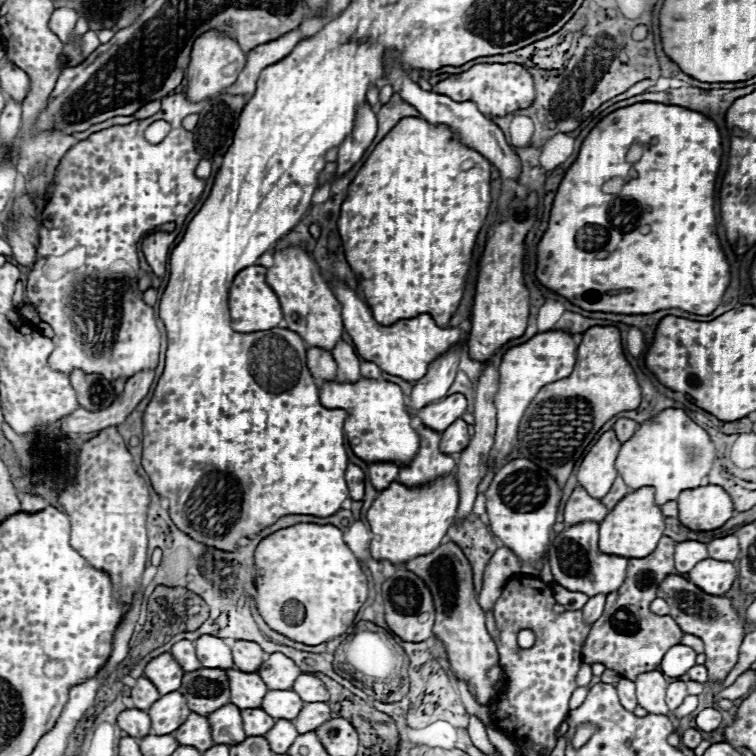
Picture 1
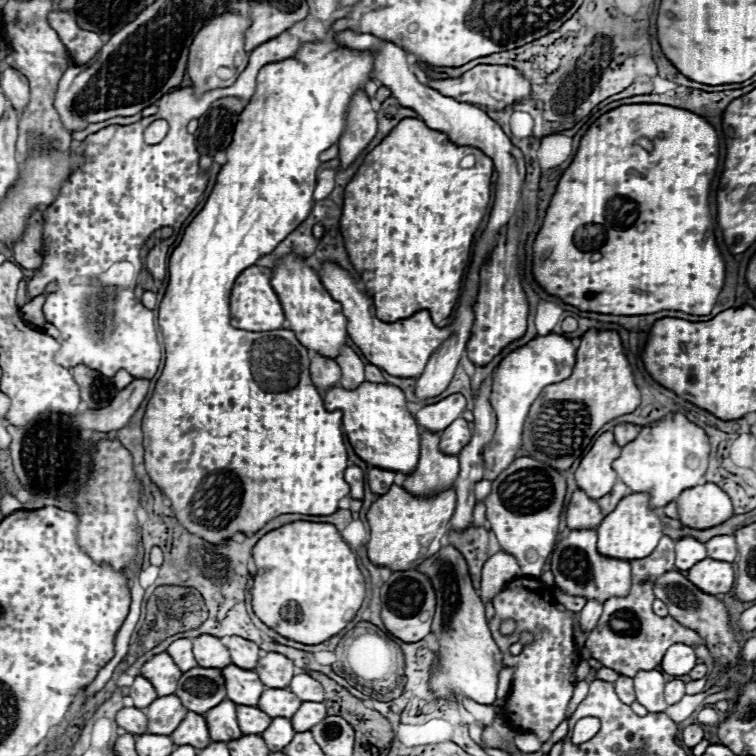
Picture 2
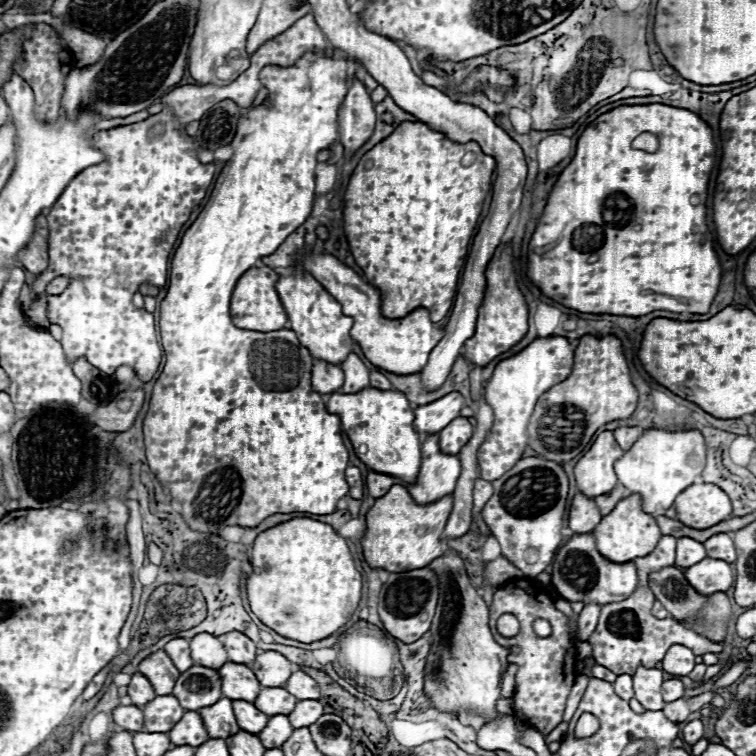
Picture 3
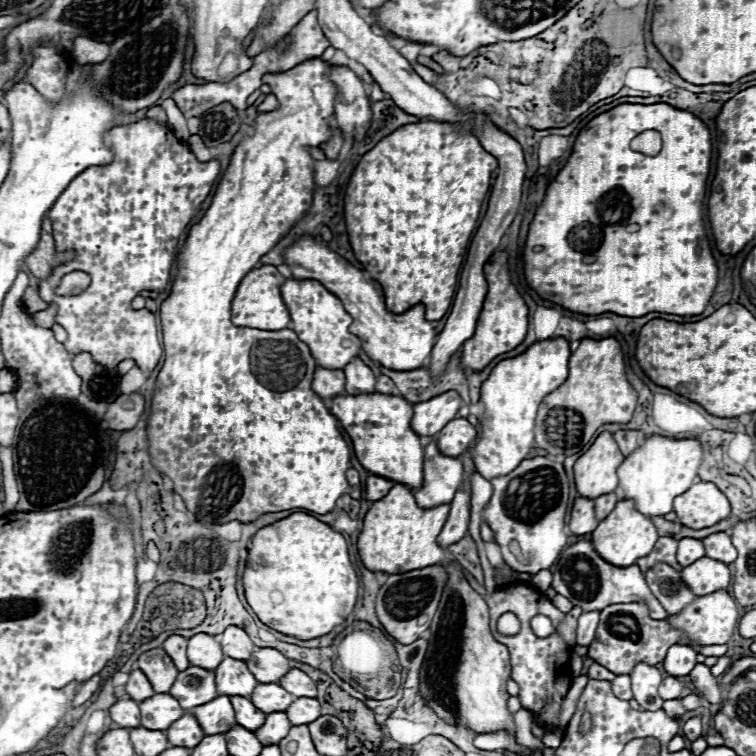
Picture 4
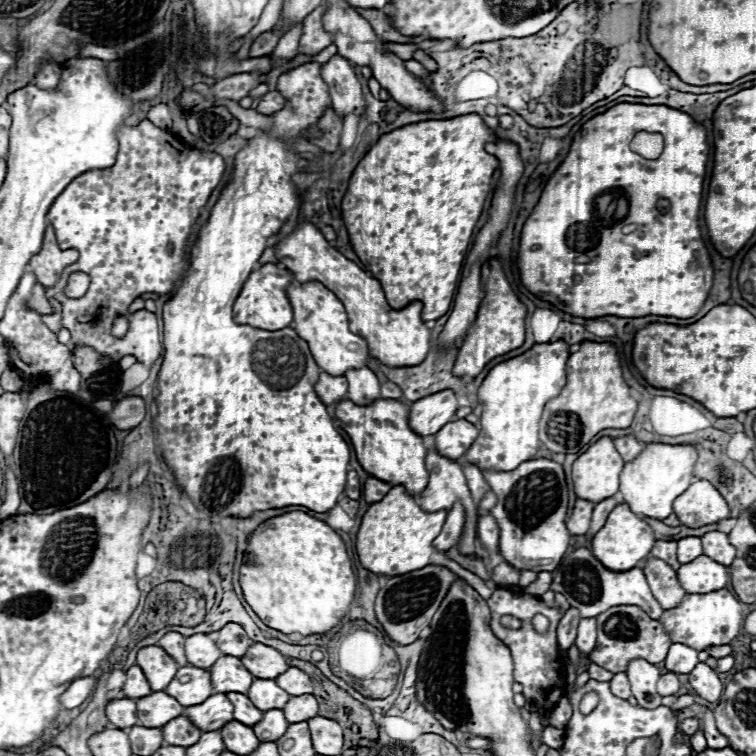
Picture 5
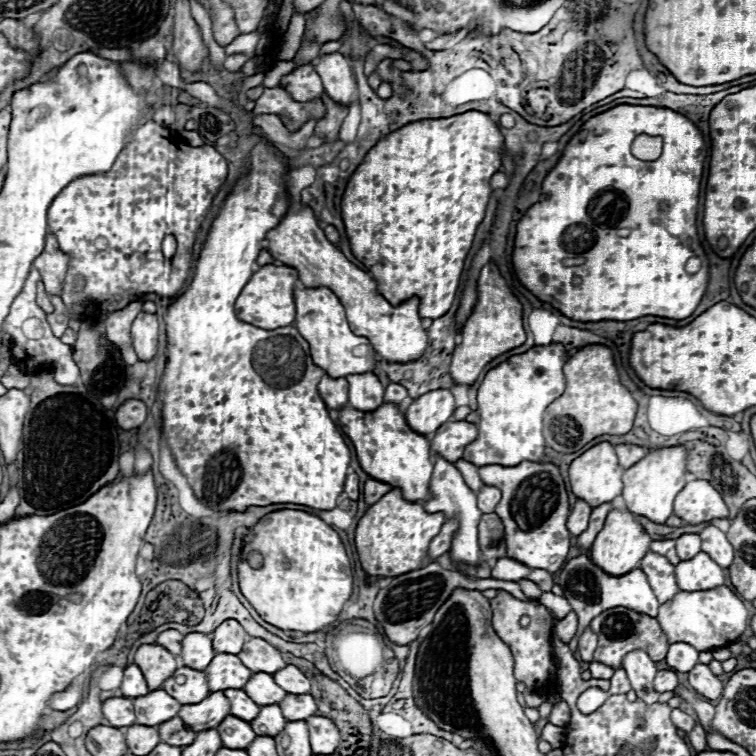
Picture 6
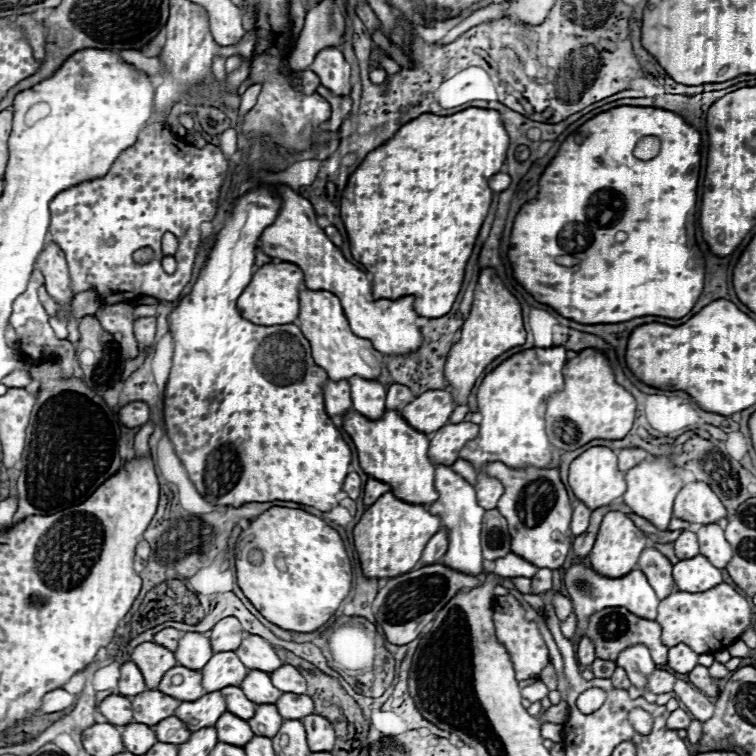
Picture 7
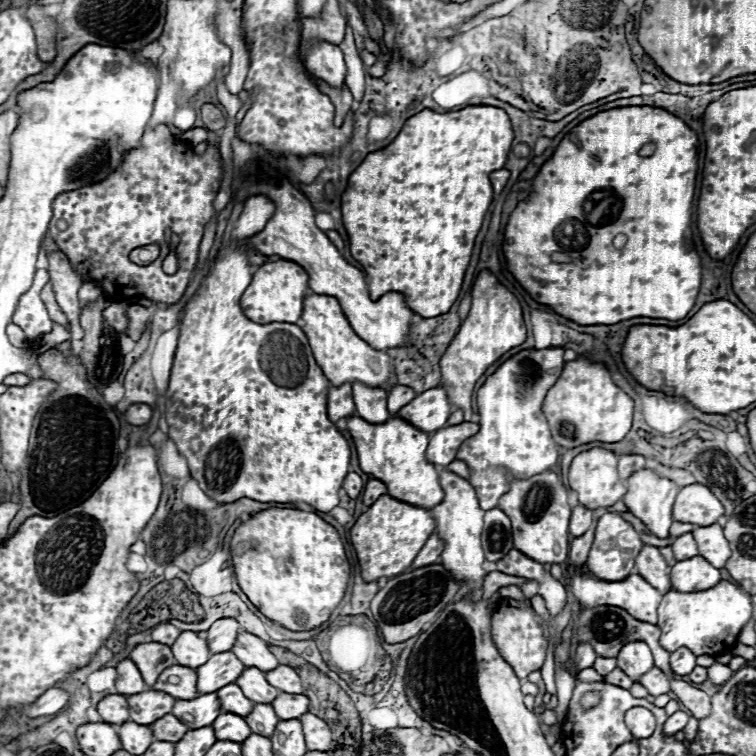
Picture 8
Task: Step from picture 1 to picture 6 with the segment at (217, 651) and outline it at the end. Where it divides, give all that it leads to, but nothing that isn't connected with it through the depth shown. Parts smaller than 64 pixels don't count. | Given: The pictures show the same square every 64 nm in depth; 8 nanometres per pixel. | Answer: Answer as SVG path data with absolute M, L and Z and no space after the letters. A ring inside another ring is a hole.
M186 634L182 640L182 664L196 668L196 670L206 670L206 666L212 662L216 656L216 650L212 648L212 638L208 634Z

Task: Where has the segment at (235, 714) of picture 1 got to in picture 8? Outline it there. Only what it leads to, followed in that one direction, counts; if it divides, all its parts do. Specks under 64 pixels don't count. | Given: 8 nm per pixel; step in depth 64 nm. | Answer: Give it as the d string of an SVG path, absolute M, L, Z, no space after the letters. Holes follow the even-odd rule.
M216 692L200 694L196 696L196 700L178 700L172 710L172 714L178 720L182 720L190 730L210 726L216 720L216 716L220 716L220 712L222 704Z

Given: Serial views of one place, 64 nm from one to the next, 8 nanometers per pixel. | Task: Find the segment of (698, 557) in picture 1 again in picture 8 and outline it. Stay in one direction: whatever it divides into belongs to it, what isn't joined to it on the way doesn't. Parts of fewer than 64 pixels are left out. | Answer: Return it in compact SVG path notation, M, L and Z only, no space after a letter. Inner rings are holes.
M692 532L678 536L676 542L672 544L672 550L674 550L676 560L688 560L692 556L698 556L698 548L696 548L696 542L692 538Z

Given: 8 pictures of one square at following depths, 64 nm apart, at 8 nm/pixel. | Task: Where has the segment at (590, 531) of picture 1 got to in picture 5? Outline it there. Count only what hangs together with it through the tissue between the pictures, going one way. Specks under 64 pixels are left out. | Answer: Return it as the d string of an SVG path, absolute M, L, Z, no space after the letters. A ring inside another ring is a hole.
M580 546L574 552L566 554L560 562L560 566L552 572L554 580L552 580L552 590L560 592L568 598L570 606L580 610L580 616L598 616L600 612L612 608L612 606L640 606L644 608L644 612L648 612L650 618L658 620L662 616L662 606L658 604L658 600L652 596L644 572L642 568L630 568L628 572L612 572L606 566L600 564L600 560L596 560L596 556L592 554L590 548Z

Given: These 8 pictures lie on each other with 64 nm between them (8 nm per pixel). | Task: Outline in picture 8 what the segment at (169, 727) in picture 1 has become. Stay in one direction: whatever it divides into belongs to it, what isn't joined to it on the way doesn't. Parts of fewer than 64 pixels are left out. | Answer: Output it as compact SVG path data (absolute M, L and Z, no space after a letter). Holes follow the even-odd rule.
M156 690L132 694L126 700L130 704L130 720L138 724L154 724L162 716L170 714L176 704L172 696L164 696L164 692Z

